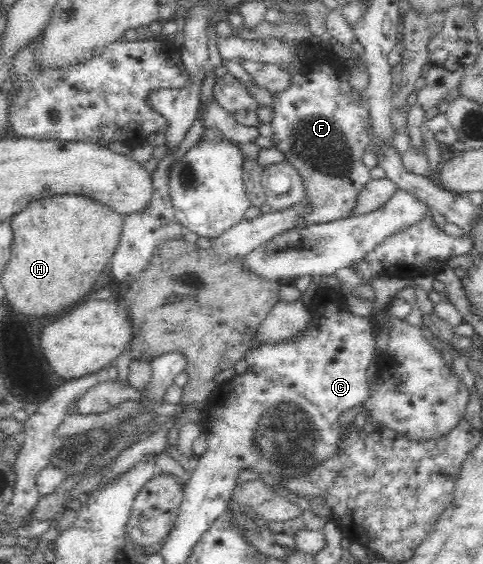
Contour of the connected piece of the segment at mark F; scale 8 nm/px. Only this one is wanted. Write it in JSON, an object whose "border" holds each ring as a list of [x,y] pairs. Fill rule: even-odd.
{"border":[[[231,36],[218,37],[216,44],[222,59],[277,64],[280,70],[289,72],[289,86],[283,92],[273,94],[273,113],[269,122],[271,143],[283,153],[283,163],[295,167],[305,183],[305,196],[301,203],[305,203],[307,212],[303,212],[301,217],[306,224],[323,224],[345,218],[361,188],[372,179],[362,161],[366,149],[371,146],[370,107],[362,100],[363,90],[350,85],[345,61],[339,61],[319,43],[303,45],[279,38],[242,40]],[[300,48],[307,50],[300,54]]]}

